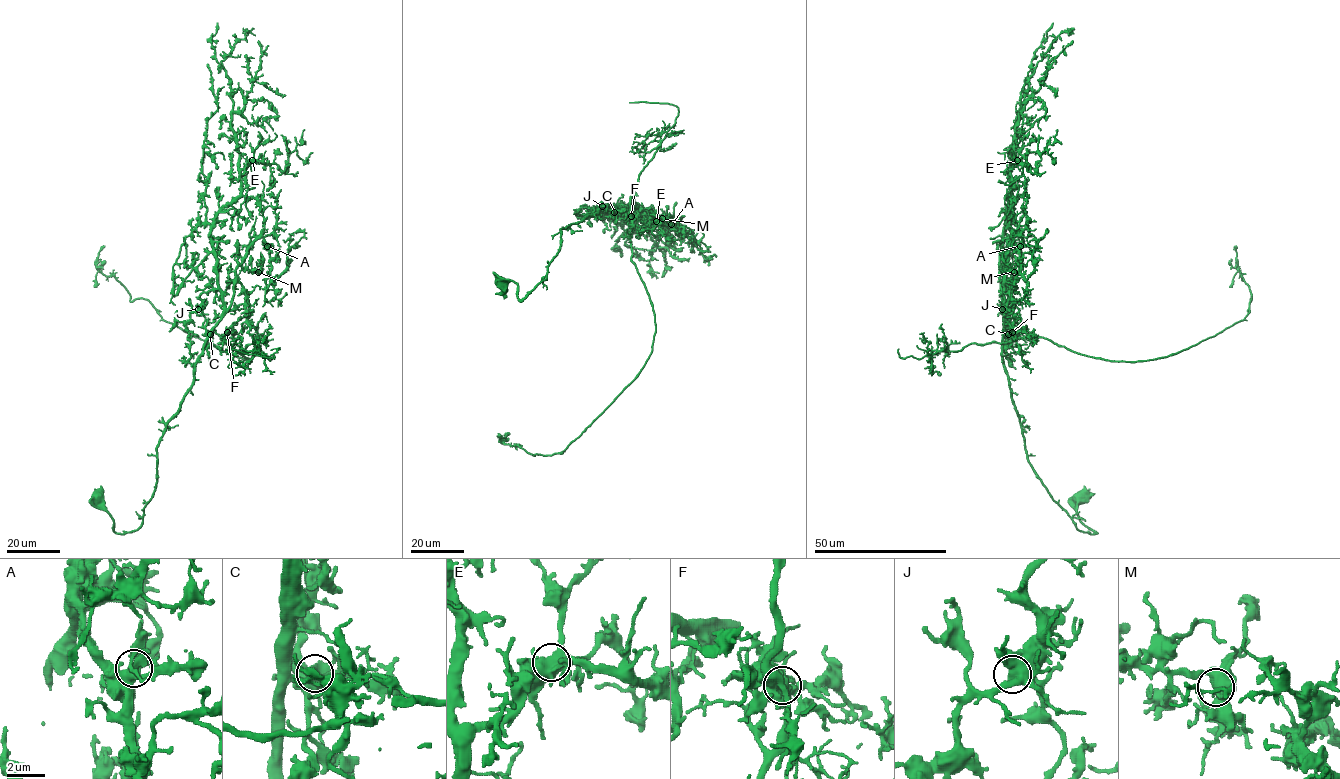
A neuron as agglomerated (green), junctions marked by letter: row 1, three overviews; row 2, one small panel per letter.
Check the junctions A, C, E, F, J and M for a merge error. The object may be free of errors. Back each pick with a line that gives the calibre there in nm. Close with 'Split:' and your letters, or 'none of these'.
F: 500 nm thick
Split: F

